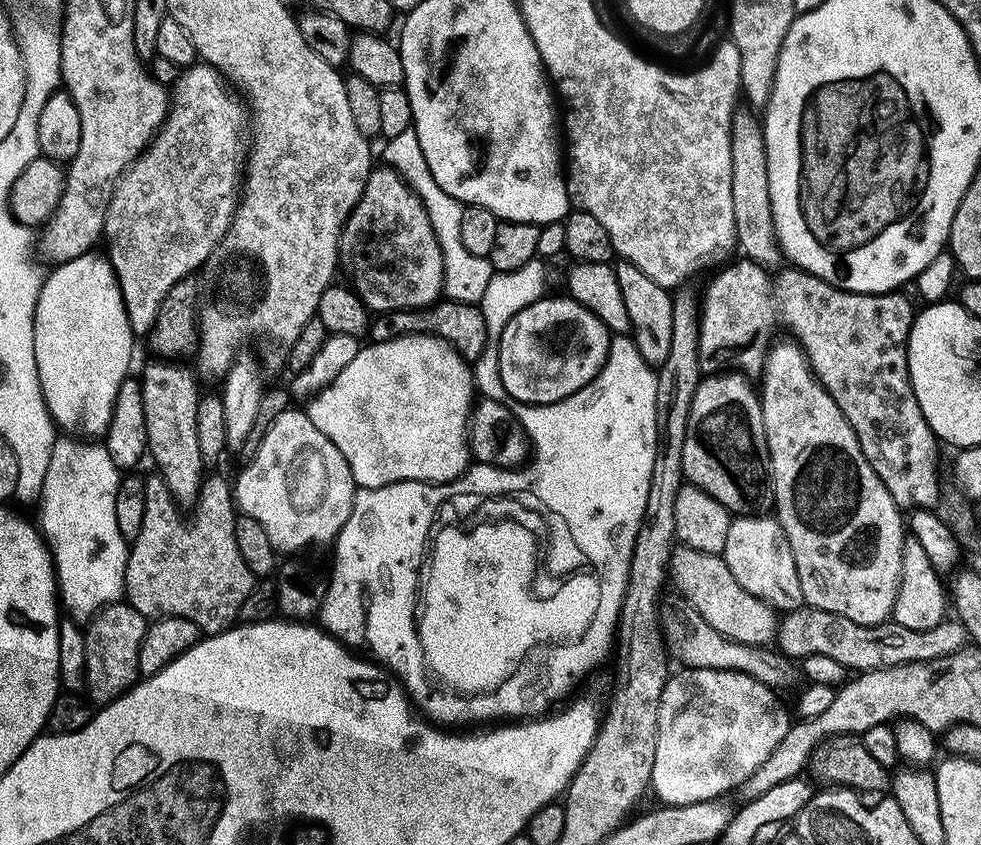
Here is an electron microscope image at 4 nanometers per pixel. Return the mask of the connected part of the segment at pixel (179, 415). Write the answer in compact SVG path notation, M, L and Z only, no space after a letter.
M156 360L153 364L146 365L144 376L140 380L147 453L158 466L158 474L166 482L167 489L182 506L195 503L206 476L206 462L201 458L197 441L197 411L201 393L196 382L198 380L191 367L183 368L182 365L171 364L168 360Z

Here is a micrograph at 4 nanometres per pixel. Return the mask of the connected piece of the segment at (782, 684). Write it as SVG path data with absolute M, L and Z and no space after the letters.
M673 598L665 608L663 605L658 623L671 659L675 663L677 660L684 668L741 672L773 690L792 688L796 683L801 683L801 669L783 652L770 646L734 642L726 638L726 634L718 634L718 630L714 630L714 626L710 626L710 622L706 622L706 618L702 618L702 614L698 614L698 610L691 608L685 600Z

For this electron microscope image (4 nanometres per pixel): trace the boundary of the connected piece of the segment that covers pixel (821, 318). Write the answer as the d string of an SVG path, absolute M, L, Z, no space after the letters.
M740 258L737 264L732 264L729 268L722 269L709 282L704 296L702 292L702 303L700 304L701 373L708 374L713 370L735 370L749 378L759 377L760 373L764 370L765 355L774 340L772 331L776 328L776 315L780 315L788 323L789 330L797 336L793 337L795 337L800 347L804 349L804 353L808 356L808 365L812 368L812 373L815 374L816 379L819 380L820 384L834 398L834 402L838 402L842 414L848 419L850 426L854 430L854 434L858 438L862 454L866 454L870 466L878 474L878 478L882 478L886 490L890 490L890 498L894 498L894 502L901 510L915 510L917 508L935 509L942 495L942 489L940 489L940 472L936 469L936 447L938 447L938 441L932 432L932 428L926 422L922 410L918 406L918 398L914 394L912 383L910 382L910 374L908 373L908 335L914 323L914 308L912 312L911 302L903 296L903 291L900 290L890 292L847 292L846 289L838 288L834 284L828 284L825 280L811 276L808 272L799 270L791 271L784 272L777 278L776 289L771 292L768 289L769 269L764 268L761 264L755 264L753 260Z

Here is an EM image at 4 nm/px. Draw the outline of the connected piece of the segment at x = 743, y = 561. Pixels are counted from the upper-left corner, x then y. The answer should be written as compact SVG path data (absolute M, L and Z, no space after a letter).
M768 514L736 516L730 534L726 534L722 555L726 566L730 566L730 574L738 578L738 586L750 590L754 598L784 614L805 607L802 582L798 582L798 566L794 566L794 554L779 520Z

